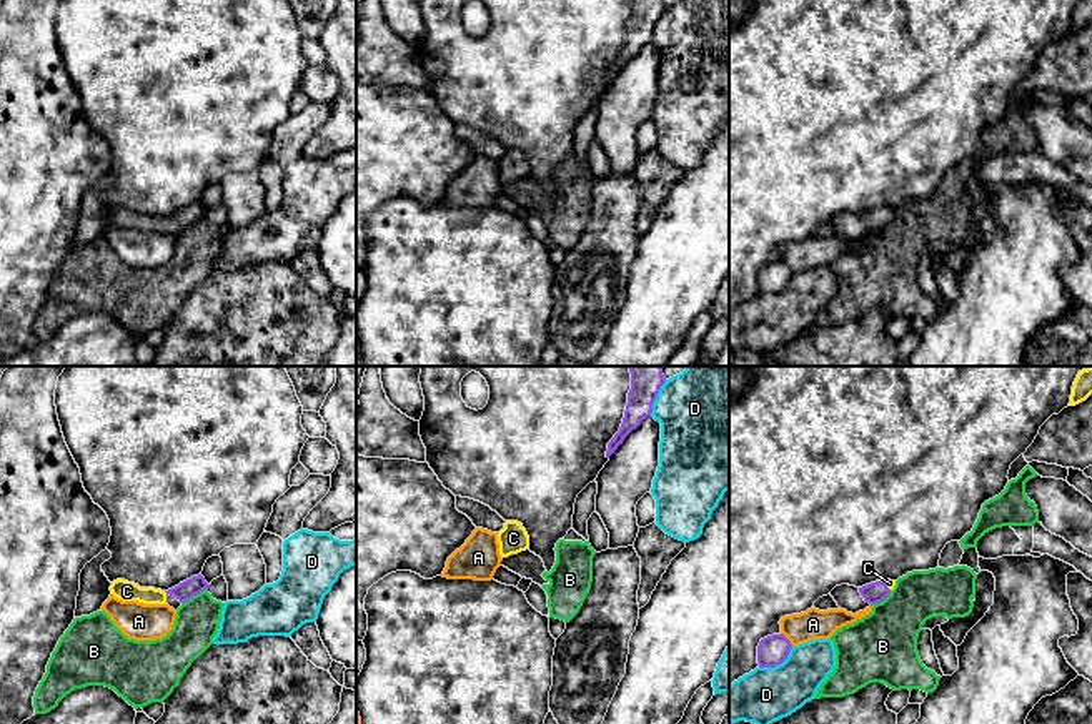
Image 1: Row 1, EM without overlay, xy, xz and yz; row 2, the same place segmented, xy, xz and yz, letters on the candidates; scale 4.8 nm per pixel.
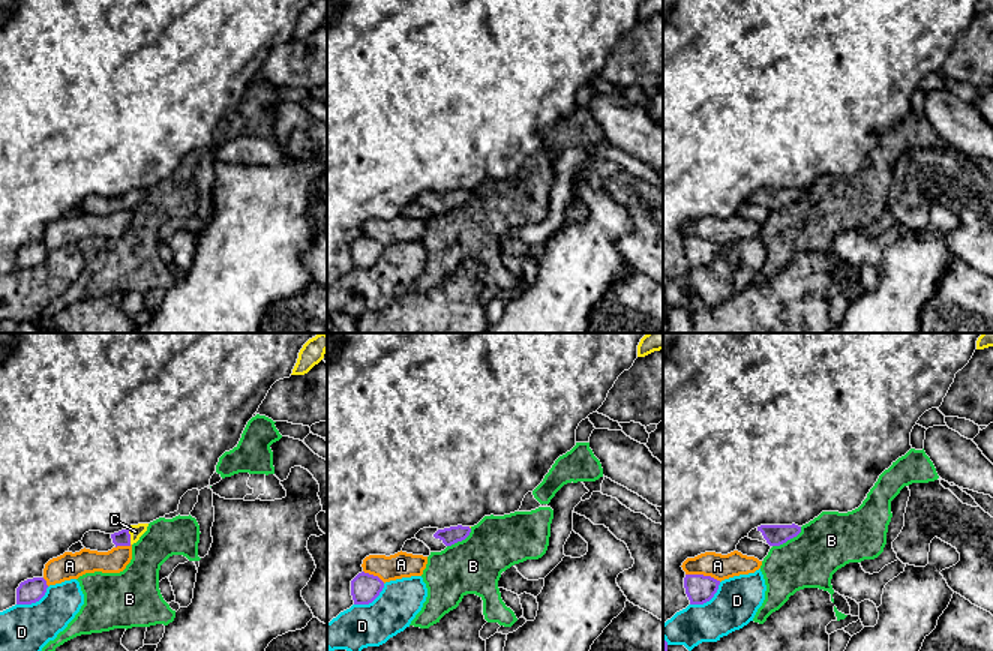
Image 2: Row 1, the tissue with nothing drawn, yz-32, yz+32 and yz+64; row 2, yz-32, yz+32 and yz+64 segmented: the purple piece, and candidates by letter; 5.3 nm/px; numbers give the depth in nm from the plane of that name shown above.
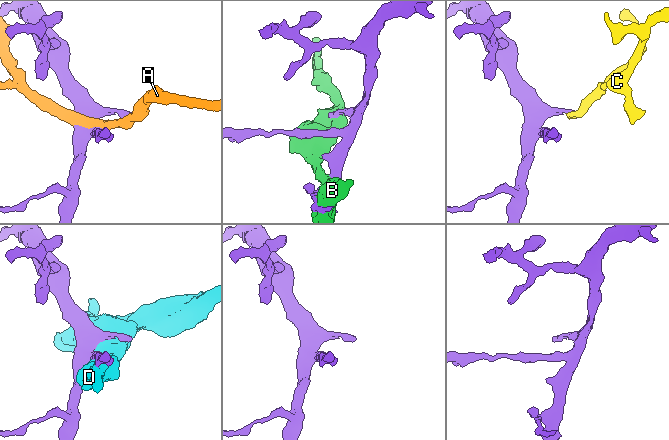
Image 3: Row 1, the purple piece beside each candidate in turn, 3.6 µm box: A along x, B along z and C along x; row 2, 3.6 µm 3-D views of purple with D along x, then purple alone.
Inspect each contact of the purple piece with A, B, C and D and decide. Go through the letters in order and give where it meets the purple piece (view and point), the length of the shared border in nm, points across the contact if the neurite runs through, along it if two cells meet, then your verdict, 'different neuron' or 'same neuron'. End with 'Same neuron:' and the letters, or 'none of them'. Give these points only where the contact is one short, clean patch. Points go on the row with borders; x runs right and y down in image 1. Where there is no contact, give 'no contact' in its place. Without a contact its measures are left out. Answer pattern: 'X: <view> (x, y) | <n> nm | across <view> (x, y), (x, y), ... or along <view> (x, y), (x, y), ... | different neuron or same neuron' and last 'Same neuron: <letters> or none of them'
A: yz (788, 639) | 90 nm | different neuron
B: xy (193, 595) | 150 nm | different neuron
C: xy (165, 591) | 30 nm | across xy (187, 590), (165, 591), (127, 591) | same neuron
D: yz (778, 664) | 200 nm | different neuron
Same neuron: C

